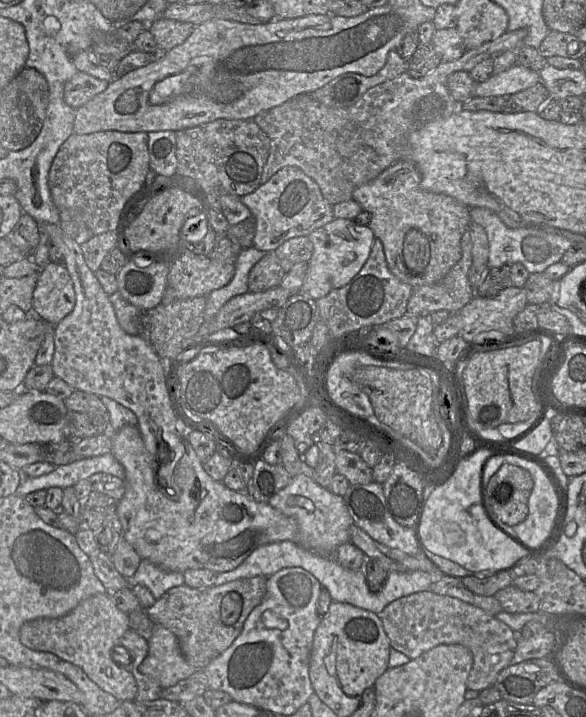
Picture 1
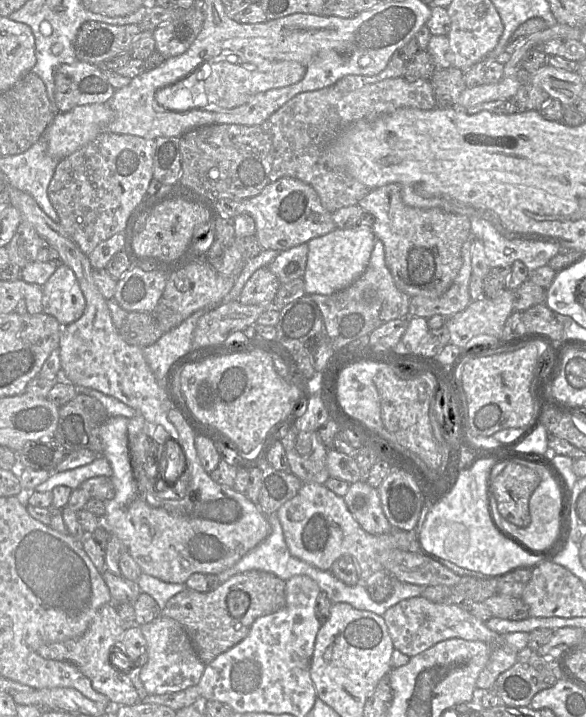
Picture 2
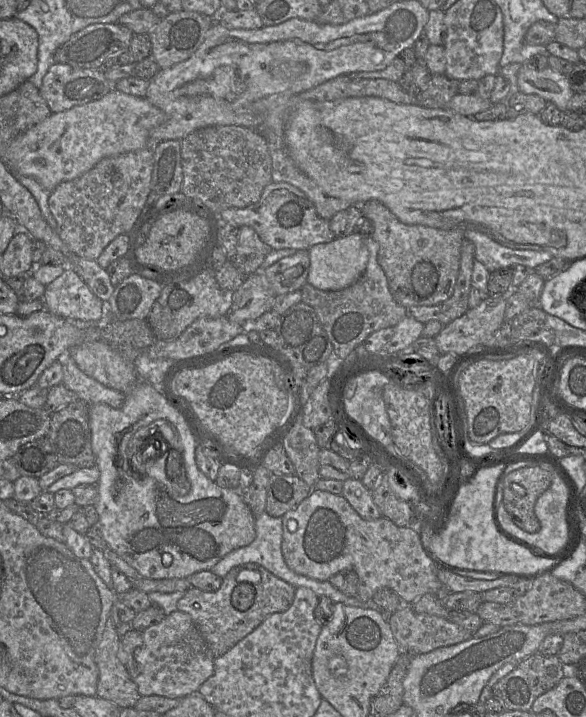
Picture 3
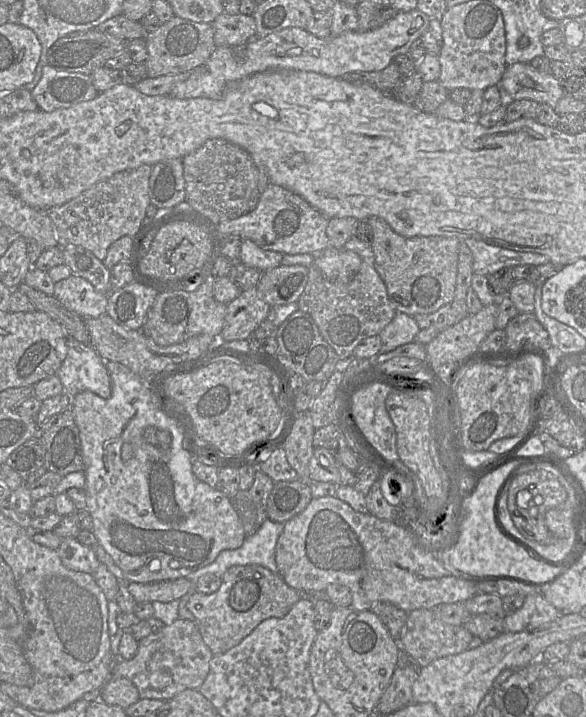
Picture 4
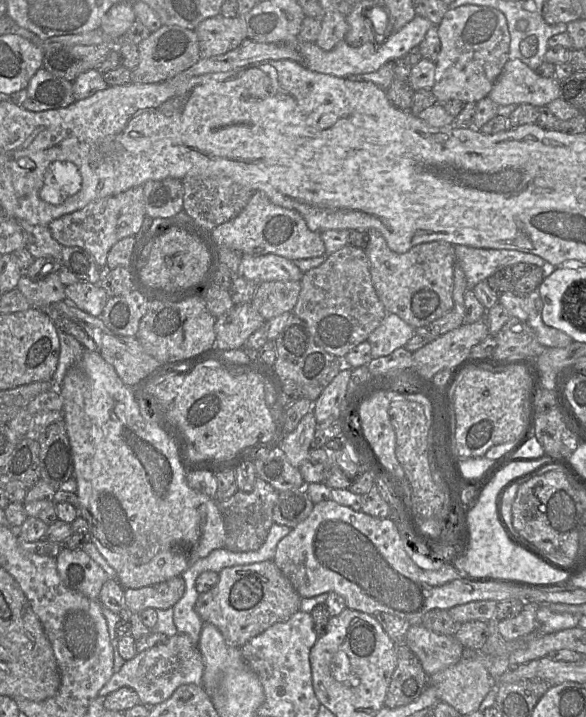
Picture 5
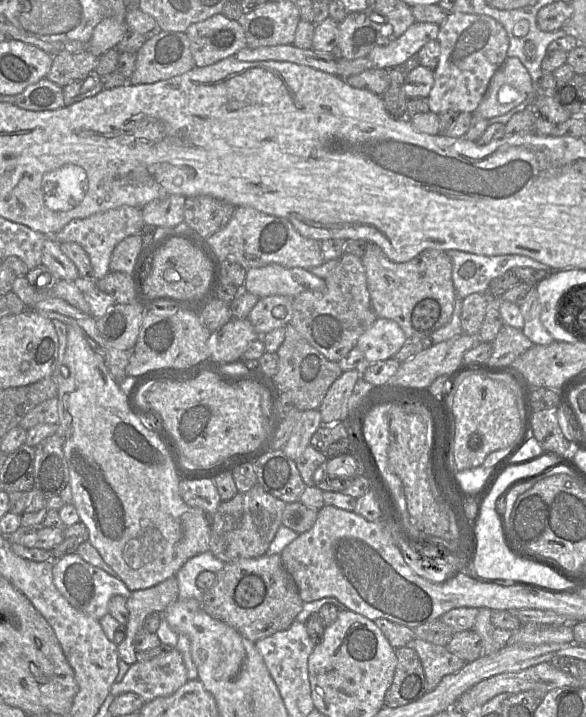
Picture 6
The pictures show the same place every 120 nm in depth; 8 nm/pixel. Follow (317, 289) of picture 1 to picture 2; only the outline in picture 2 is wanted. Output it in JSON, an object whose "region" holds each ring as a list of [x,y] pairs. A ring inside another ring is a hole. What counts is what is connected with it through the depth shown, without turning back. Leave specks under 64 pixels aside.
{"region":[[[371,227],[335,228],[330,233],[309,240],[306,270],[303,276],[306,295],[331,295],[352,285],[366,270],[375,235]]]}

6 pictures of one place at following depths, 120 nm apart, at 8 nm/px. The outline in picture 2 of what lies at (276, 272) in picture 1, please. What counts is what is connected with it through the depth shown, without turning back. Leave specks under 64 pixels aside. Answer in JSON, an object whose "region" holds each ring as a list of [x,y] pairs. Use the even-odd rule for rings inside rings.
{"region":[[[262,267],[245,283],[238,300],[244,305],[271,303],[280,286],[278,278],[269,268]]]}

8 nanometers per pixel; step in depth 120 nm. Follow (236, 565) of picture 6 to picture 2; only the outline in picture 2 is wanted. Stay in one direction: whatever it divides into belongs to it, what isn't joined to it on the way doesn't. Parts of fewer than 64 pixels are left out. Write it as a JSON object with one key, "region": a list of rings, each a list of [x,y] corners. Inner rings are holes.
{"region":[[[249,570],[230,577],[210,592],[185,587],[167,601],[161,614],[178,621],[186,629],[197,655],[207,665],[241,642],[256,619],[278,611],[285,604],[286,581],[273,573]]]}

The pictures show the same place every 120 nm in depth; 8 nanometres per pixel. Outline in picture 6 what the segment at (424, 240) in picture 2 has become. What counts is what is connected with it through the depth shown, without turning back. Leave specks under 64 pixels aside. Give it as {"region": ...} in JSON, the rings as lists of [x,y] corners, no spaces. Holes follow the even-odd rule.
{"region":[[[368,243],[361,259],[375,314],[398,323],[407,341],[420,341],[449,322],[455,307],[455,288],[452,261],[445,251],[427,249],[408,262],[396,263],[379,246]]]}

